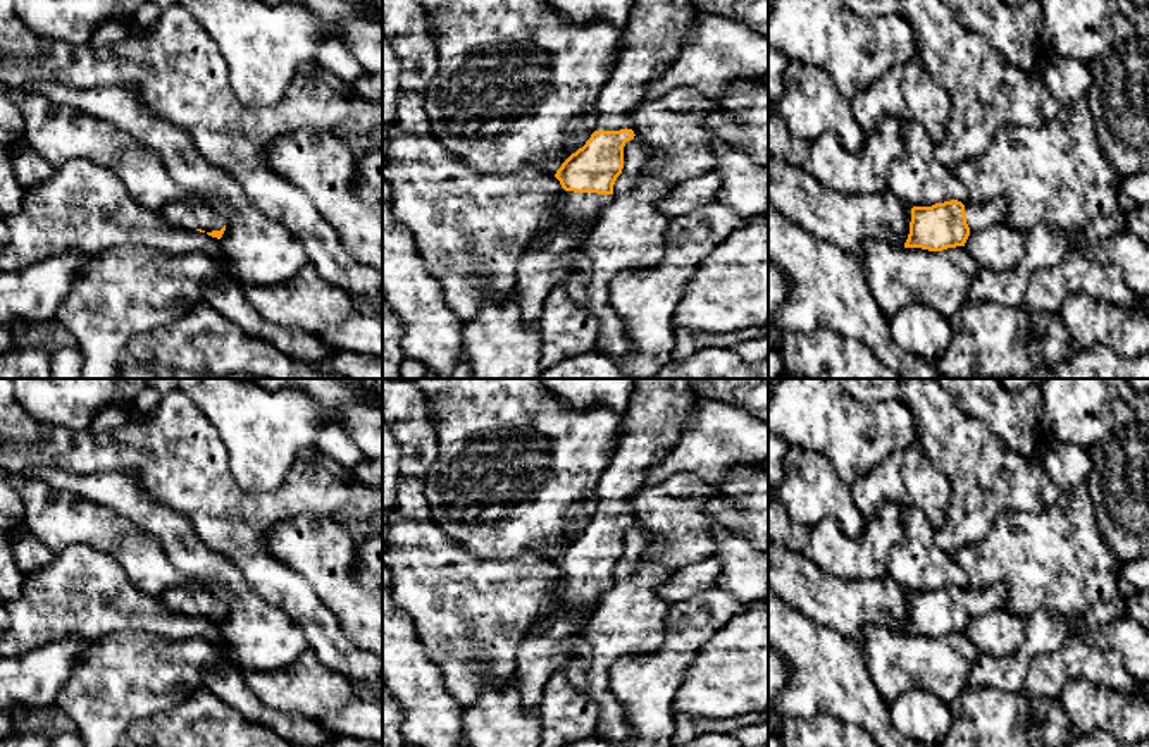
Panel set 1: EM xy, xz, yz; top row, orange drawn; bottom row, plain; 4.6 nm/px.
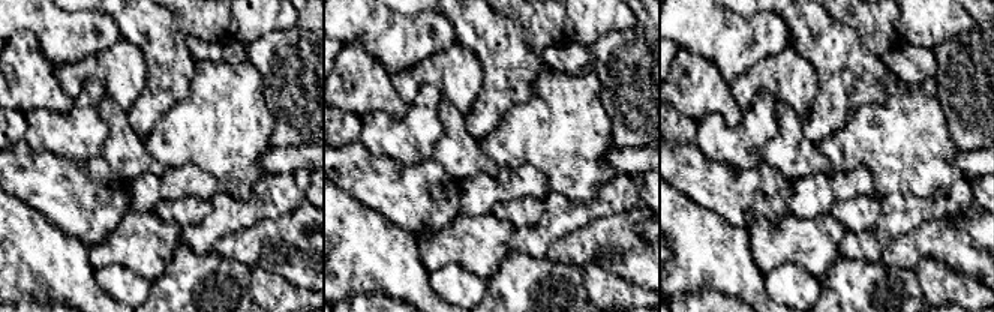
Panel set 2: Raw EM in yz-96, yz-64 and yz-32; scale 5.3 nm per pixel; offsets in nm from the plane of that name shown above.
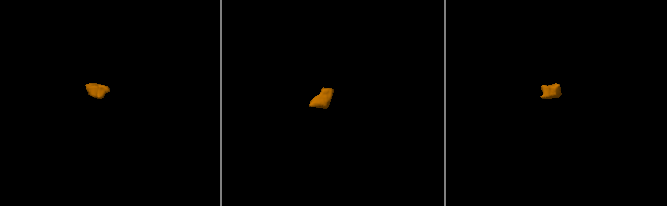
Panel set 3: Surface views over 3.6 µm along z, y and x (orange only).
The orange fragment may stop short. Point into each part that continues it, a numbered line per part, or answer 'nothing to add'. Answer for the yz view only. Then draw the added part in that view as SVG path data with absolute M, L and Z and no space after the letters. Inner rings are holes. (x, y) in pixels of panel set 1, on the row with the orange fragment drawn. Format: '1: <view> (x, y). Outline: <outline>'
1: yz (979, 216). Outline: M992 198L982 203L968 201L965 213L970 232L977 232L994 224L1004 224L1008 219L1008 205L1003 198Z

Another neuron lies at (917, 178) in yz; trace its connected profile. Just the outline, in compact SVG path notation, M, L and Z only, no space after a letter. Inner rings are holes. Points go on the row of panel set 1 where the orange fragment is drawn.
M901 122L903 153L887 176L887 189L911 207L970 201L966 188L937 158L930 136L918 122Z

